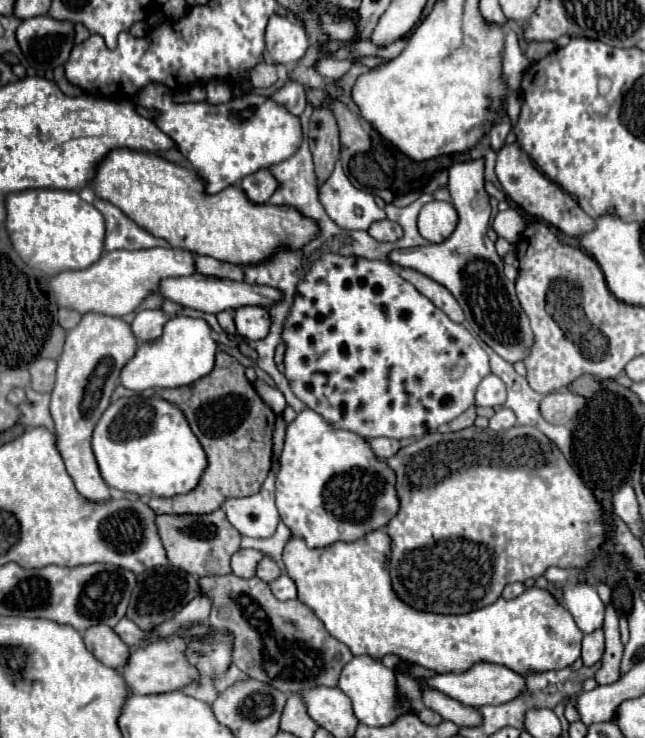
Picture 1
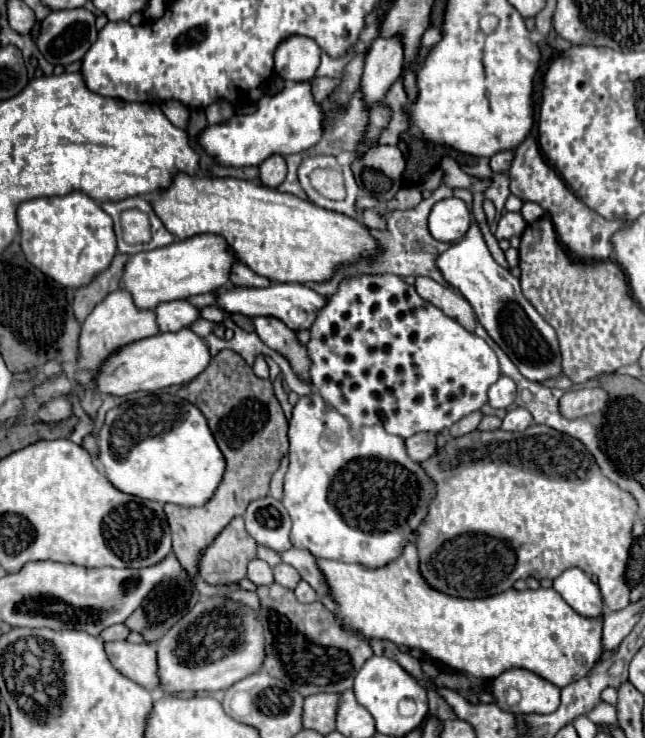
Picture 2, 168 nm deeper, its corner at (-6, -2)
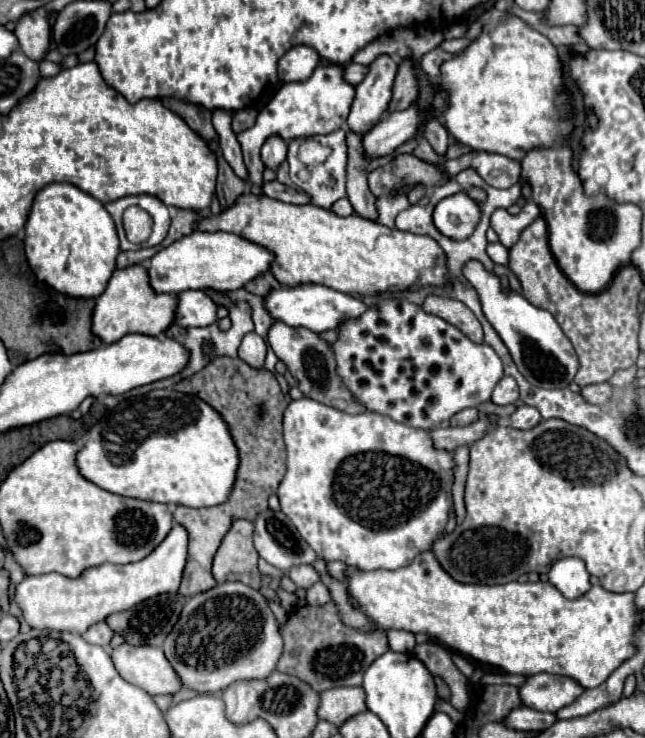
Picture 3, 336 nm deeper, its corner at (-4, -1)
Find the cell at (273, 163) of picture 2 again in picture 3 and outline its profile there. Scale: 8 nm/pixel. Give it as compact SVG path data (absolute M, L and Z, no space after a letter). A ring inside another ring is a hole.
M271 135L261 147L261 159L265 167L275 171L285 161L285 157L287 157L287 143L279 135Z

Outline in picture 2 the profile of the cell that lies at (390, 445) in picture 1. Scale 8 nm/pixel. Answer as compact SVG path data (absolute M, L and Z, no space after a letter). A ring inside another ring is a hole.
M421 432L405 440L405 450L413 462L423 462L435 452L435 434L431 432Z

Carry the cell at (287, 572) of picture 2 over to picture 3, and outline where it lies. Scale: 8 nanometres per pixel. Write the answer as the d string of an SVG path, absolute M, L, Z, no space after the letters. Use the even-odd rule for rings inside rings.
M297 565L297 567L289 569L287 575L295 581L297 587L303 587L303 589L321 581L321 575L313 569L313 565Z

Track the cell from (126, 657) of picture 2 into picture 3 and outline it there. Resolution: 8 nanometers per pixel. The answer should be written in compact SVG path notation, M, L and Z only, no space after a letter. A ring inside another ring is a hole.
M123 643L111 651L111 659L125 681L149 695L173 695L183 687L161 647L133 647Z

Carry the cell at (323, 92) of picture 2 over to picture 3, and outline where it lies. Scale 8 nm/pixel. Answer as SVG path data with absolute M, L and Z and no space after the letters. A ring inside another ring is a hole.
M349 63L345 67L345 79L351 83L351 85L359 85L363 81L363 77L367 75L369 67L365 65L357 65L357 63Z

